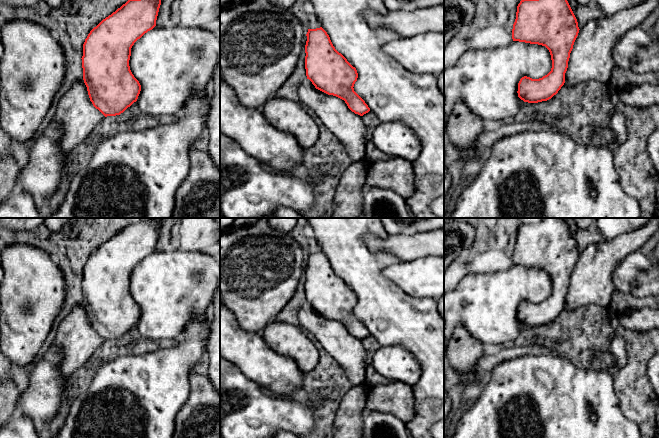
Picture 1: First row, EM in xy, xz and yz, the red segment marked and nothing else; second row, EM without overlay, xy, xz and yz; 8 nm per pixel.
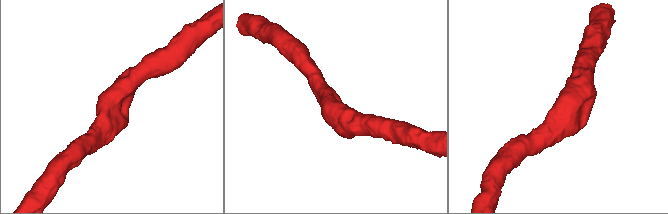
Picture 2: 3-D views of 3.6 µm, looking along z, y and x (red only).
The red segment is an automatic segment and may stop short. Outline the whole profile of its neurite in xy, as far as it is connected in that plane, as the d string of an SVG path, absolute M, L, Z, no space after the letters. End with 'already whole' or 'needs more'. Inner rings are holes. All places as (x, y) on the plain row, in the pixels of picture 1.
M162 219L129 223L85 263L83 304L90 325L105 341L120 339L138 323L141 309L130 294L131 272L156 250Z; already whole

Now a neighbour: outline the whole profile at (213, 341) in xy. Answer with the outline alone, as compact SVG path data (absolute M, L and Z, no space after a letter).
M220 280L210 308L211 321L207 338L210 379L214 389L220 393Z

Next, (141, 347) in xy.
M142 339L141 341L139 341L132 349L132 353L135 355L148 353L147 340Z

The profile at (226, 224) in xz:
M220 218L220 233L240 227L251 226L260 218Z

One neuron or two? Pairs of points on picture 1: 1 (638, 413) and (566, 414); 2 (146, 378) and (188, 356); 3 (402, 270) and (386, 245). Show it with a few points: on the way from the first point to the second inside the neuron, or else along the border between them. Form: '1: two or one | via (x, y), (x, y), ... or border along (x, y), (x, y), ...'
1: two | border along (614, 391), (620, 410), (639, 427)
2: one | via (156, 378), (160, 378), (178, 360)
3: two | border along (423, 256), (408, 261), (400, 261)

